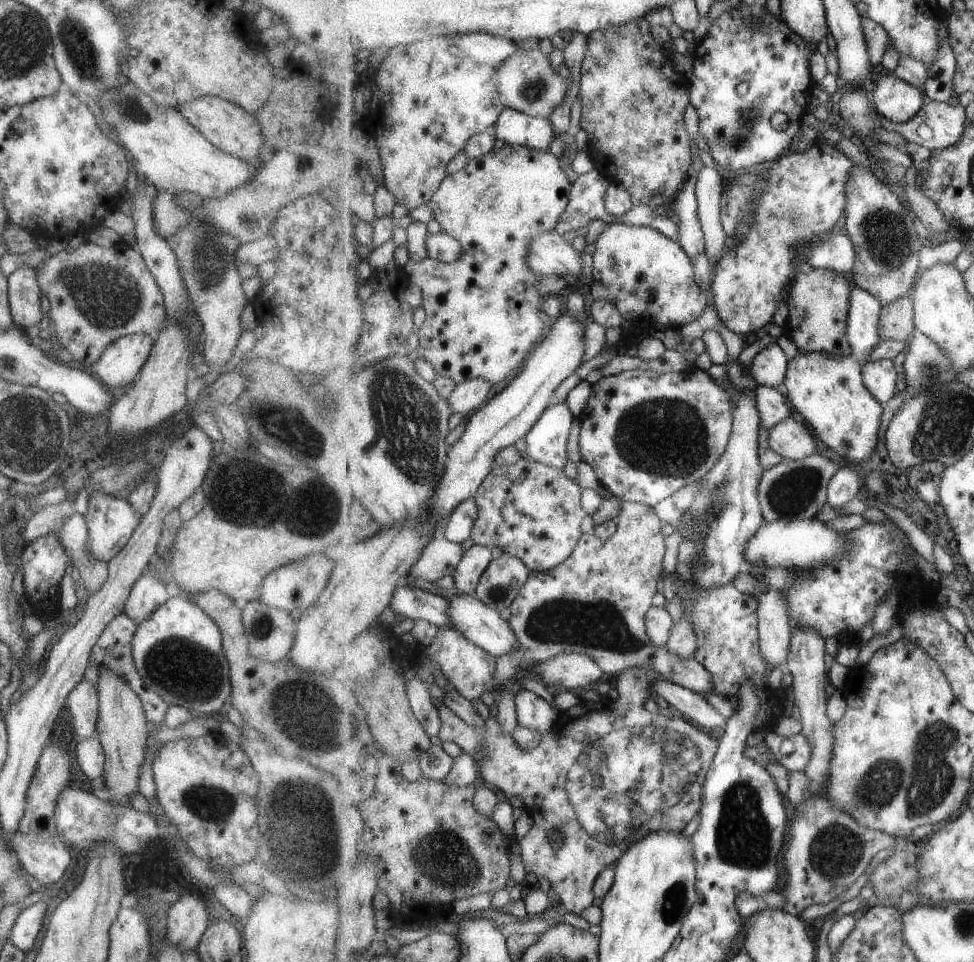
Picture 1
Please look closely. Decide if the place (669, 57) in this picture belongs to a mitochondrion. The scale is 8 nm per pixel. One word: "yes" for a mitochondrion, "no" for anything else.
no

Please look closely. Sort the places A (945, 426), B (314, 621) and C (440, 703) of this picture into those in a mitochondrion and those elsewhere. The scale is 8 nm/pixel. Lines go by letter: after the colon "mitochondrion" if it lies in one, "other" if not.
A: mitochondrion
B: other
C: other

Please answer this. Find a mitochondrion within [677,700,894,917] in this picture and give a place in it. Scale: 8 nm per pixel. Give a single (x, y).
(741, 832)

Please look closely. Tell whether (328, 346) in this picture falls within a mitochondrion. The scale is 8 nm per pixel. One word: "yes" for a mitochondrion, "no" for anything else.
no

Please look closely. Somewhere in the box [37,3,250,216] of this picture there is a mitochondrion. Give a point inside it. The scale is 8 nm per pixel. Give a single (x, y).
(70, 32)

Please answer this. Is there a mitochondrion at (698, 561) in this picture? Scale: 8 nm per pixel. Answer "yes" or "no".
yes

